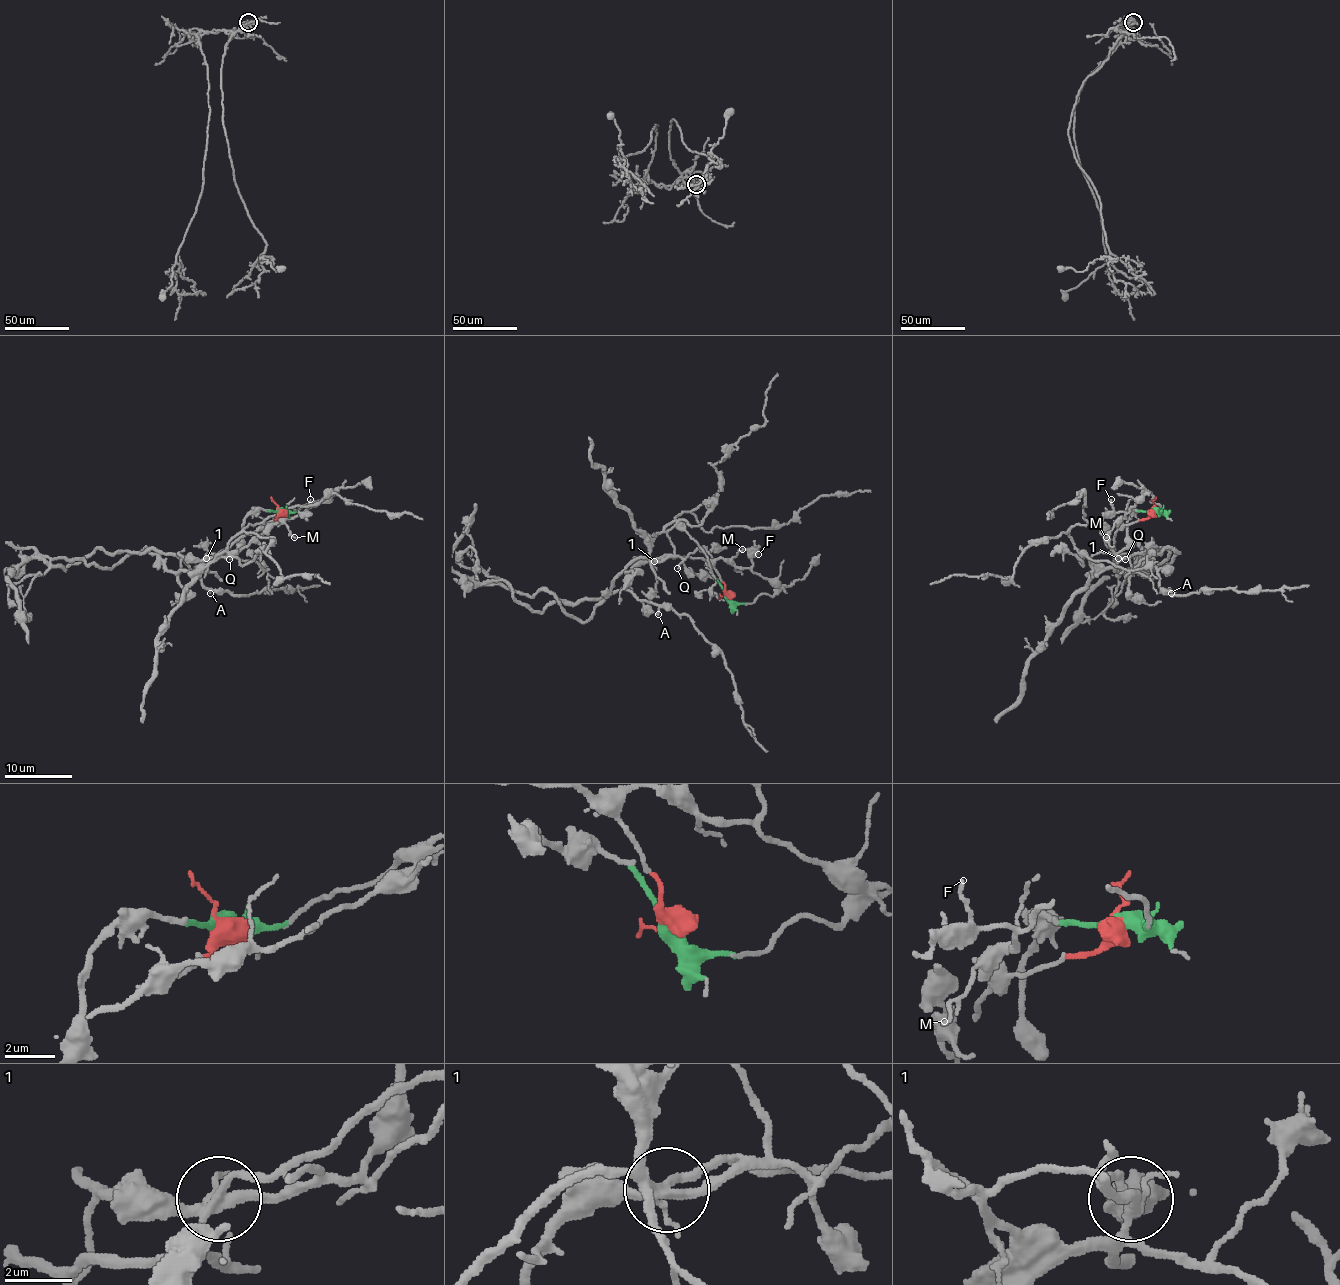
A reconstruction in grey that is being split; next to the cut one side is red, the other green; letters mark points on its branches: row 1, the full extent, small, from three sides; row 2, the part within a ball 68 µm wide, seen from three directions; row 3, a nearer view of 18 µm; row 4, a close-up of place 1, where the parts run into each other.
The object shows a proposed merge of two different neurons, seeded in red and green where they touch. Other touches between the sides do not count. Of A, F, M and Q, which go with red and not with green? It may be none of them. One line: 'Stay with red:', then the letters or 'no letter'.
Stay with red: F, M

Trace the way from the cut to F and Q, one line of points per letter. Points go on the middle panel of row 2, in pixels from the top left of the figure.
F: (727, 596), (714, 564), (719, 559), (729, 559), (738, 567), (748, 567), (758, 554)
Q: (727, 596), (711, 577), (699, 577), (682, 560), (677, 569)

